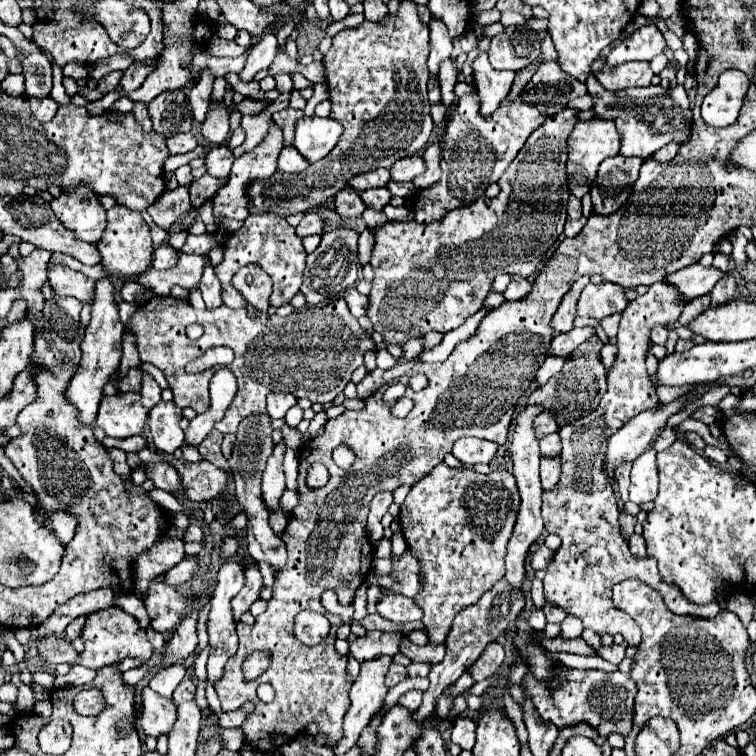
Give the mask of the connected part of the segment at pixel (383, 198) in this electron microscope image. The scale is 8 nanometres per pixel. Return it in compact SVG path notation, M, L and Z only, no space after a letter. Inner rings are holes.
M381 187L381 189L369 189L369 191L363 191L361 193L361 199L365 201L367 207L373 207L377 211L381 211L389 201L391 201L391 191L387 187Z

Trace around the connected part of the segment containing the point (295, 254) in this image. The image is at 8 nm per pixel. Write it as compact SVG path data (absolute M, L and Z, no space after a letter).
M263 213L263 215L249 215L243 223L243 227L233 233L225 243L225 259L221 265L215 267L215 273L219 277L219 281L223 283L223 303L231 309L239 309L245 307L245 299L243 295L231 285L231 277L233 273L241 267L241 265L249 265L255 263L259 265L263 271L267 271L267 275L273 279L273 293L271 293L271 305L273 307L281 307L285 303L291 301L291 297L299 291L301 287L301 277L303 277L303 269L305 269L305 249L301 245L301 239L295 235L295 227L291 227L283 217L277 217L273 213Z

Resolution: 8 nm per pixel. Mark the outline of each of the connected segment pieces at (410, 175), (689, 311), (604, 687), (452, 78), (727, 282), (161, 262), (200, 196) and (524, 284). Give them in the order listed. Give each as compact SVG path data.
M413 155L413 157L405 157L401 161L397 161L397 165L389 167L389 173L393 177L393 181L411 181L417 175L421 175L425 169L421 155Z
M703 295L703 297L697 297L697 299L689 301L689 305L685 305L685 309L683 309L681 317L679 317L679 323L687 325L695 317L699 317L705 309L709 309L709 295Z
M557 665L557 673L553 673L553 687L555 689L547 689L547 685L541 685L541 681L533 681L533 675L527 673L523 677L523 693L525 697L533 699L533 705L537 709L537 713L545 719L555 723L559 729L565 727L573 727L579 723L587 723L591 725L597 733L601 733L601 737L609 737L611 733L619 733L625 737L625 733L629 733L631 725L633 725L633 697L637 695L637 685L633 685L631 677L615 671L615 673L605 673L605 671L597 671L597 669L569 669L565 665Z
M445 61L445 65L441 65L439 69L439 79L441 79L441 97L443 97L443 105L451 107L455 101L455 93L453 87L457 83L457 69L453 65L453 61Z
M725 275L721 281L717 281L715 289L711 291L711 307L717 307L717 305L725 305L733 299L737 291L737 283L735 283L735 277L733 275Z
M163 243L163 245L159 245L155 249L155 257L151 261L151 267L155 267L155 269L169 269L169 267L173 267L177 263L177 255L179 255L179 251L175 251L167 243Z
M203 175L201 179L195 179L191 185L189 185L189 193L191 193L191 203L193 207L201 205L203 201L207 199L213 199L217 195L217 189L221 189L225 185L227 179L215 179L211 175Z
M513 275L513 277L511 277L511 283L509 283L507 289L503 291L503 295L505 295L505 299L509 299L509 301L519 301L519 299L523 299L529 291L531 291L531 283L529 283L527 279L523 279L523 277Z

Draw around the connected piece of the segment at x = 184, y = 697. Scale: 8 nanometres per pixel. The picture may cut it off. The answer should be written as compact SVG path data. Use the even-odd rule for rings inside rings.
M187 677L177 685L177 689L173 693L173 701L175 701L175 705L179 705L181 701L191 701L193 697L195 697L195 683L191 677Z

